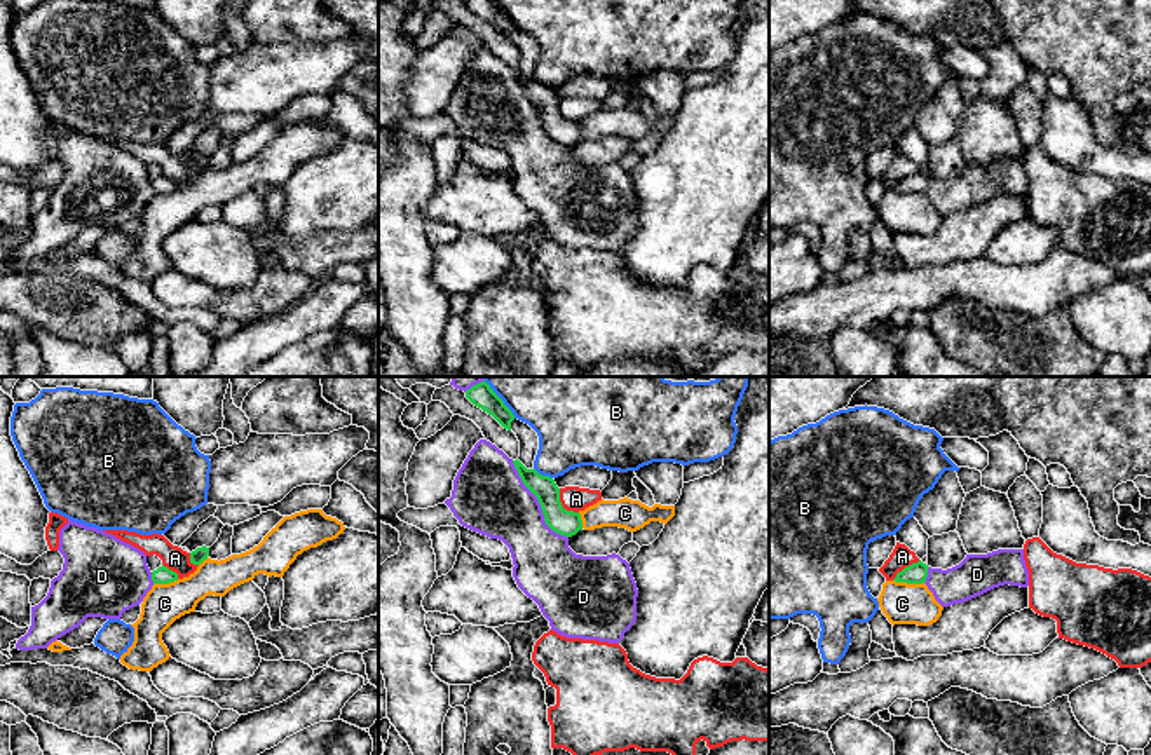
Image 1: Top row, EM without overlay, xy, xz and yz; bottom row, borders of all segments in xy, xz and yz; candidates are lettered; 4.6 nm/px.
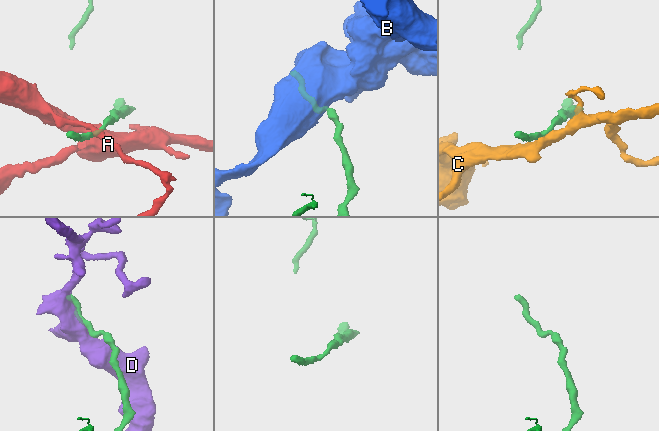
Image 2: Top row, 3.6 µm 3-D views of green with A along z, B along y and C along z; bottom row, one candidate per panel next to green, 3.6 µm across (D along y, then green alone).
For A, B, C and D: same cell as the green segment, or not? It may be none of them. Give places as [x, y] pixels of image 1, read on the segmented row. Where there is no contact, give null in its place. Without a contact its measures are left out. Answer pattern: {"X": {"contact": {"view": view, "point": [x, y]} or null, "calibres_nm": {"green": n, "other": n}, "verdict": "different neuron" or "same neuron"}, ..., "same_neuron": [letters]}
{"A": {"contact": {"view": "xz", "point": [560, 504]}, "calibres_nm": {"green": 120, "other": 120}, "verdict": "different neuron"}, "B": {"contact": {"view": "xz", "point": [541, 475]}, "calibres_nm": {"green": 120, "other": 320}, "verdict": "different neuron"}, "C": {"contact": {"view": "yz", "point": [909, 583]}, "calibres_nm": {"green": 100, "other": 190}, "verdict": "different neuron"}, "D": {"contact": {"view": "xz", "point": [539, 503]}, "calibres_nm": {"green": 120, "other": 340}, "verdict": "different neuron"}, "same_neuron": []}

